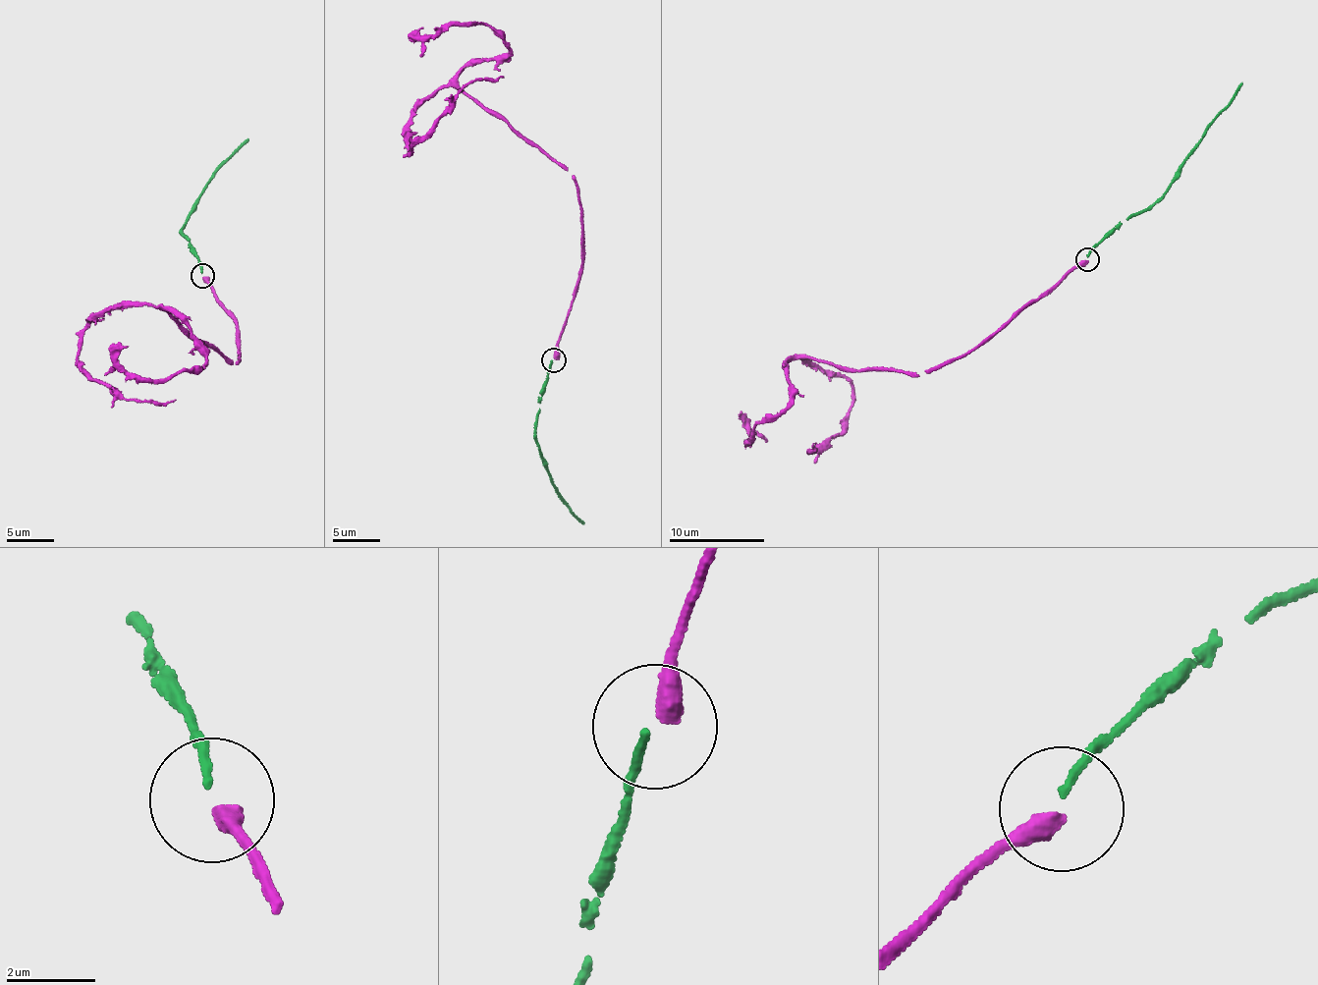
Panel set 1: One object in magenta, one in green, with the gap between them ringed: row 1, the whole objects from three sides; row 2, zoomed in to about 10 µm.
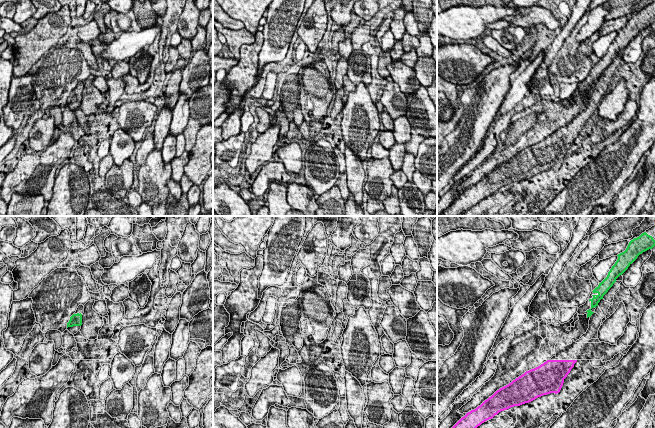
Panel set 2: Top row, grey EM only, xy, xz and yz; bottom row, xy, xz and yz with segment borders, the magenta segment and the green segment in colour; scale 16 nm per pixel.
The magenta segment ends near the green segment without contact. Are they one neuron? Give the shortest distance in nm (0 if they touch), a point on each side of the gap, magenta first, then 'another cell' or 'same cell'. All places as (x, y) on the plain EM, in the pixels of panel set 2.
700 nm | yz (576, 136), (587, 93) | another cell

